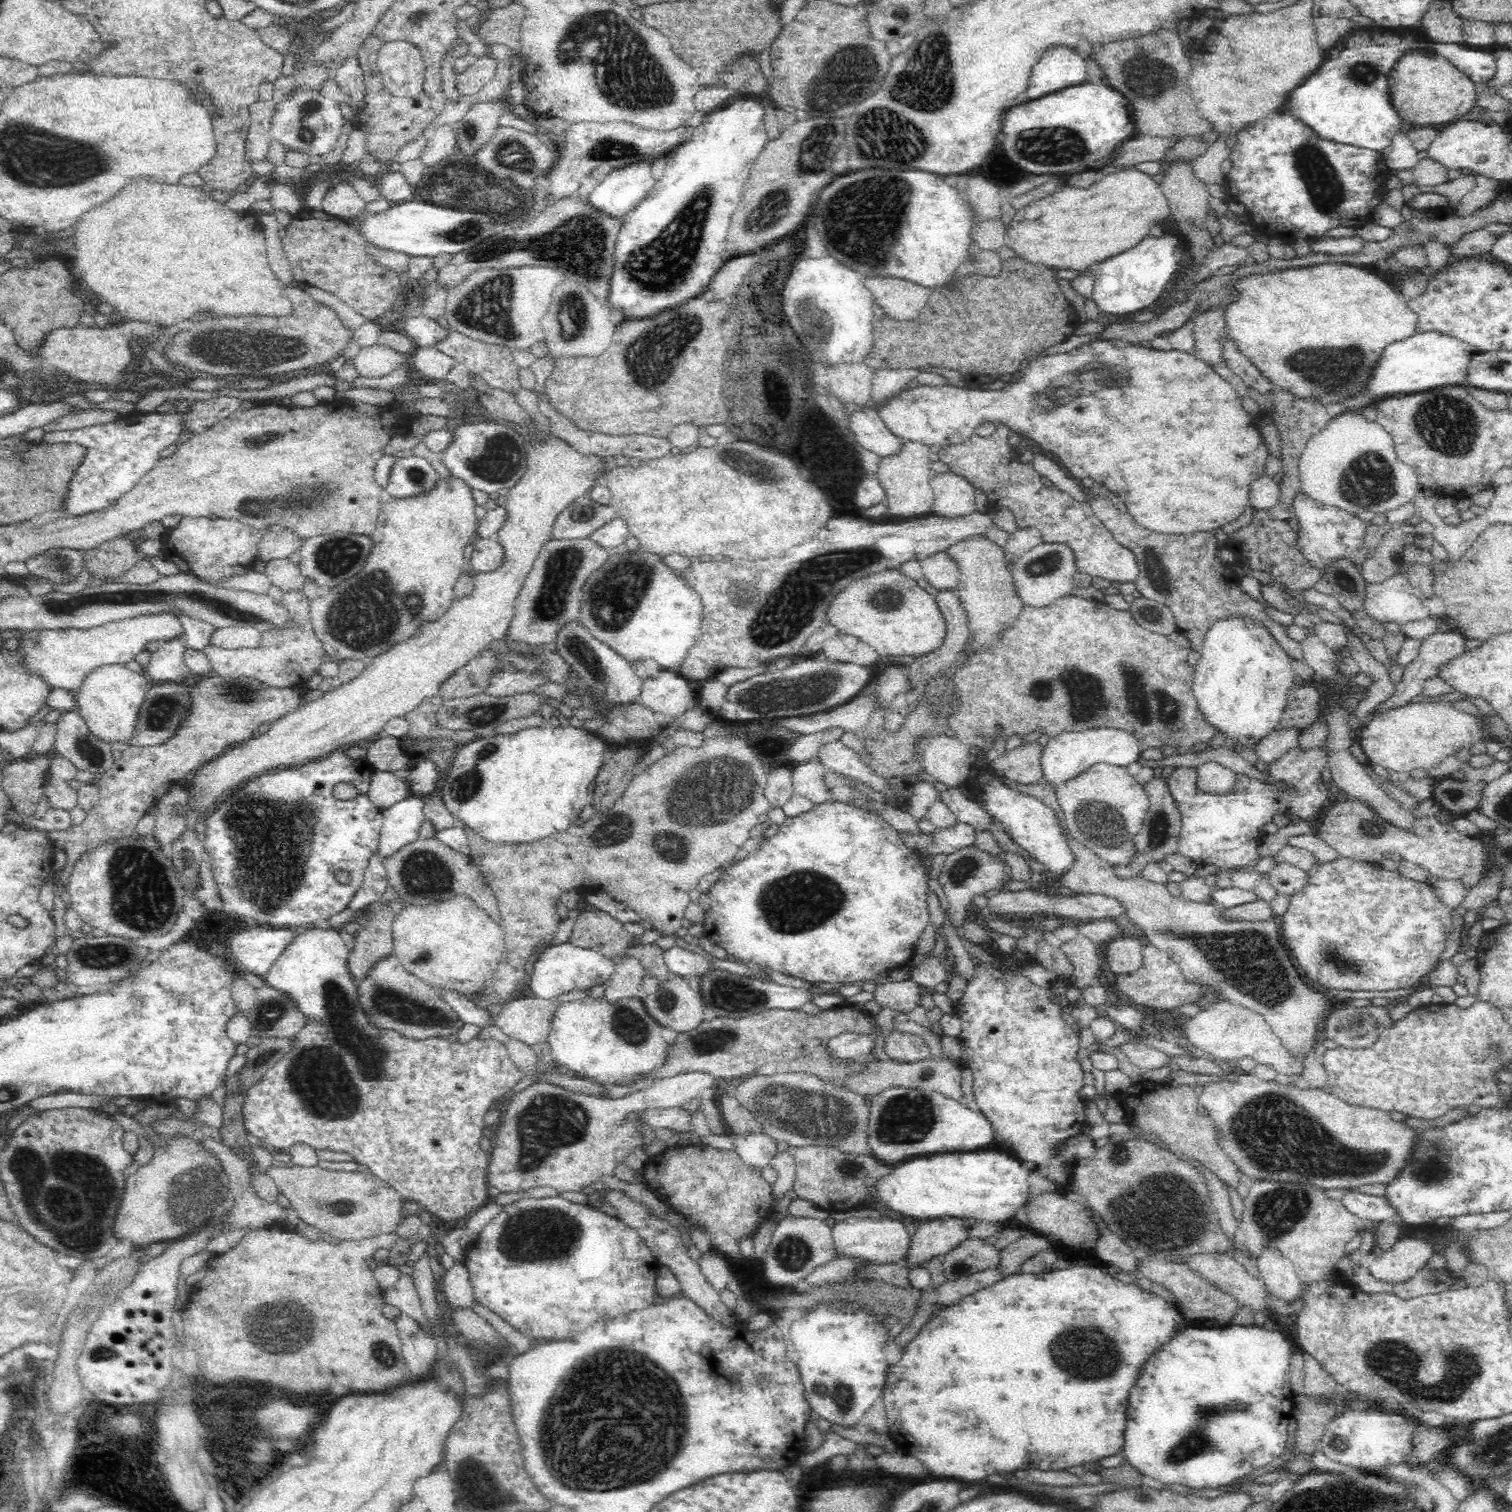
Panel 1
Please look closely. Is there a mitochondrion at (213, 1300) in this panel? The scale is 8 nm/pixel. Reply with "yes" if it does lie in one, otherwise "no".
no

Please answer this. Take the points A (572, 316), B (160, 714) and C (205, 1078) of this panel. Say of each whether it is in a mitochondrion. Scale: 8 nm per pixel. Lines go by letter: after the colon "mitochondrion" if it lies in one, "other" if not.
A: mitochondrion
B: mitochondrion
C: other

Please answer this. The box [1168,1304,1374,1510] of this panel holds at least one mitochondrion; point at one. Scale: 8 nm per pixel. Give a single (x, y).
(1195, 1440)

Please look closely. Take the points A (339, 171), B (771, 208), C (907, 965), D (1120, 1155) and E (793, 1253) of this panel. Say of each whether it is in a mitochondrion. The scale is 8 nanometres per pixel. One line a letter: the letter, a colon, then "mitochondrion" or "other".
A: other
B: mitochondrion
C: other
D: mitochondrion
E: mitochondrion

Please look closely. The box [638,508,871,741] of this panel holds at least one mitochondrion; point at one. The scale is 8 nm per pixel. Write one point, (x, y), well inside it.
(809, 690)

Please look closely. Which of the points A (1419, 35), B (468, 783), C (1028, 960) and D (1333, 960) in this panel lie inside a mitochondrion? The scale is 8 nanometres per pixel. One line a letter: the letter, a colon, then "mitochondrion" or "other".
A: other
B: mitochondrion
C: other
D: mitochondrion

